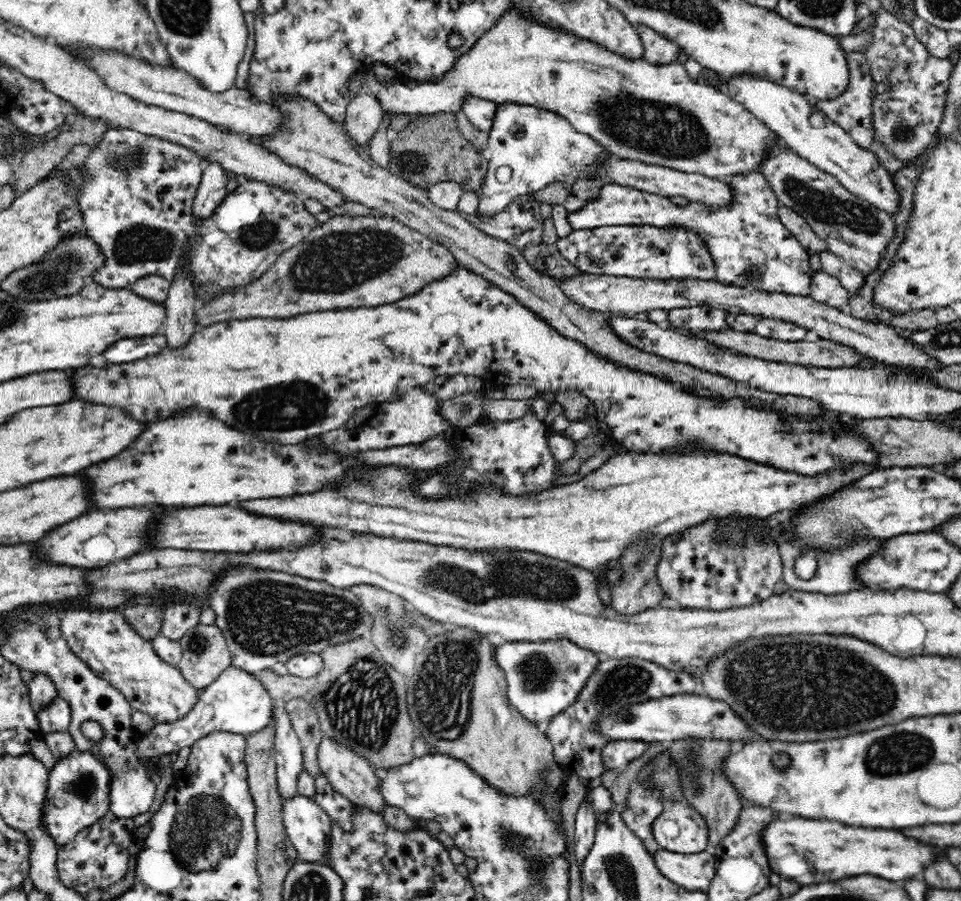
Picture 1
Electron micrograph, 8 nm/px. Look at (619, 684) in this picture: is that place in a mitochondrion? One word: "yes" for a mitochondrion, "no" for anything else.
yes

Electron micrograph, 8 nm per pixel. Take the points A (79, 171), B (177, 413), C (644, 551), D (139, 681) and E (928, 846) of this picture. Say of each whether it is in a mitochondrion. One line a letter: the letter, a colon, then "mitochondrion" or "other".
A: other
B: other
C: mitochondrion
D: other
E: other

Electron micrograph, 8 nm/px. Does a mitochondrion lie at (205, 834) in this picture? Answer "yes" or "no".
yes

